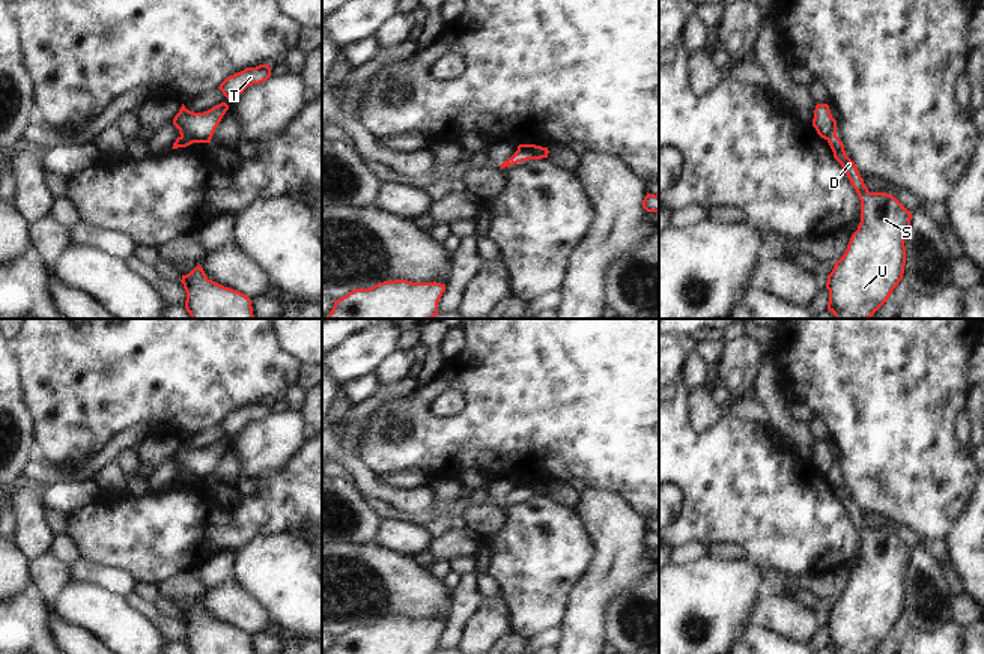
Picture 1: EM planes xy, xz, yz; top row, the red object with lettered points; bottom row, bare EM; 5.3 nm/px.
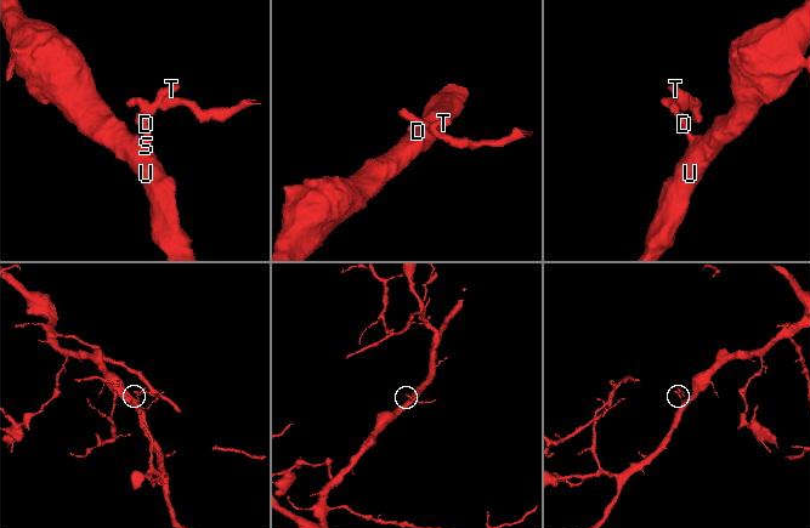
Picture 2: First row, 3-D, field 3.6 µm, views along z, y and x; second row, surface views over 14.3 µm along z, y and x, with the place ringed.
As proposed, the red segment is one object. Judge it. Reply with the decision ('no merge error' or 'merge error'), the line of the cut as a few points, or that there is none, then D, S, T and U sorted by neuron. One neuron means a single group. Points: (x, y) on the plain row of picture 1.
merge error | xy (181, 472), (196, 478) | D S U / T

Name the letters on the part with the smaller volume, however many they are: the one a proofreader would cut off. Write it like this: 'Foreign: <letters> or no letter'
Foreign: T

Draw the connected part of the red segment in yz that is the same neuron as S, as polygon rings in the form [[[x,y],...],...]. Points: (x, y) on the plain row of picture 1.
[[[837,472],[828,475],[828,480],[861,537],[858,567],[852,571],[846,589],[835,598],[832,609],[828,612],[828,646],[835,654],[871,654],[903,616],[906,601],[904,576],[912,550],[894,532],[868,528],[856,501],[846,492],[844,481]]]

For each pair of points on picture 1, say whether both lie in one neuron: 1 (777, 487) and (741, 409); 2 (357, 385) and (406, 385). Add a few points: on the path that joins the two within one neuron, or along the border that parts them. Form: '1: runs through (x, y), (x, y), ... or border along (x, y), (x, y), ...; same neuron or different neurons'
1: border along (725, 415), (754, 420), (768, 429); different neurons
2: border along (381, 385), (373, 394), (352, 405); different neurons

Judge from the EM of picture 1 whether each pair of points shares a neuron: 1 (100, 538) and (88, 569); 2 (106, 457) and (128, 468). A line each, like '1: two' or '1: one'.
1: two
2: two

